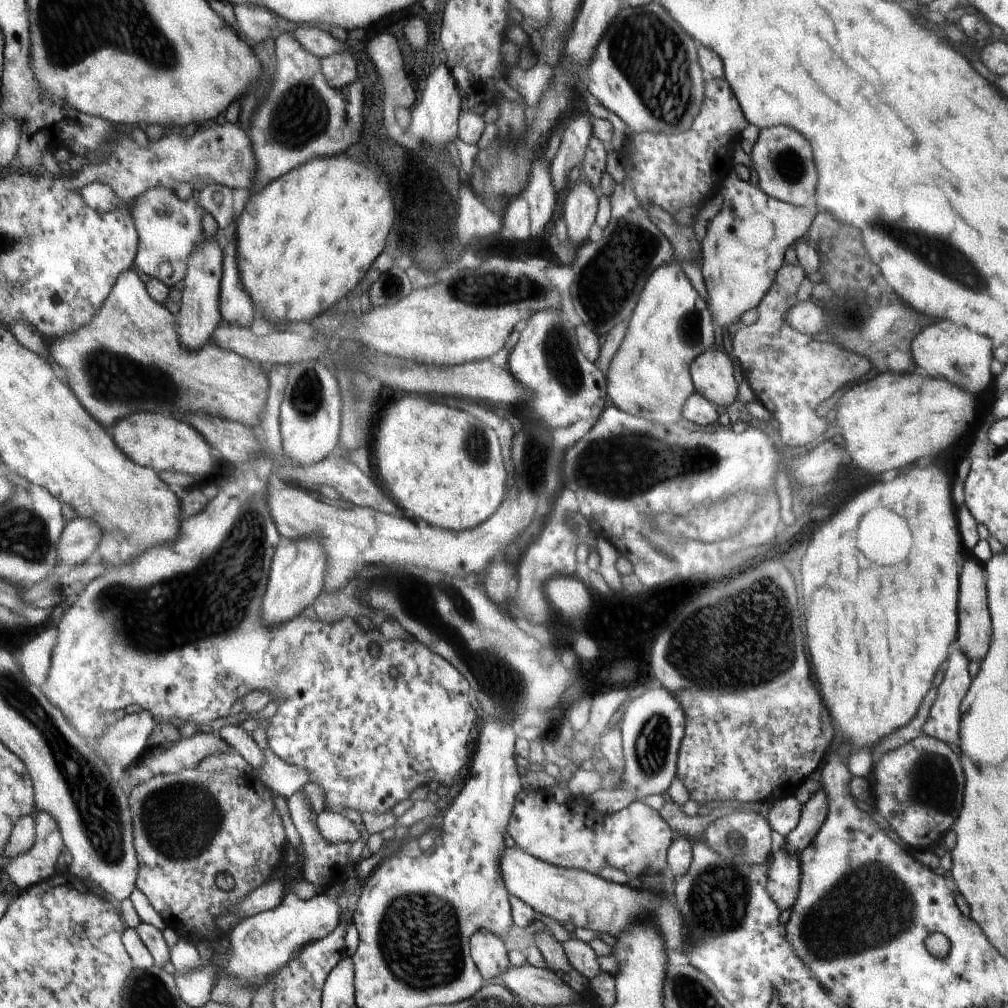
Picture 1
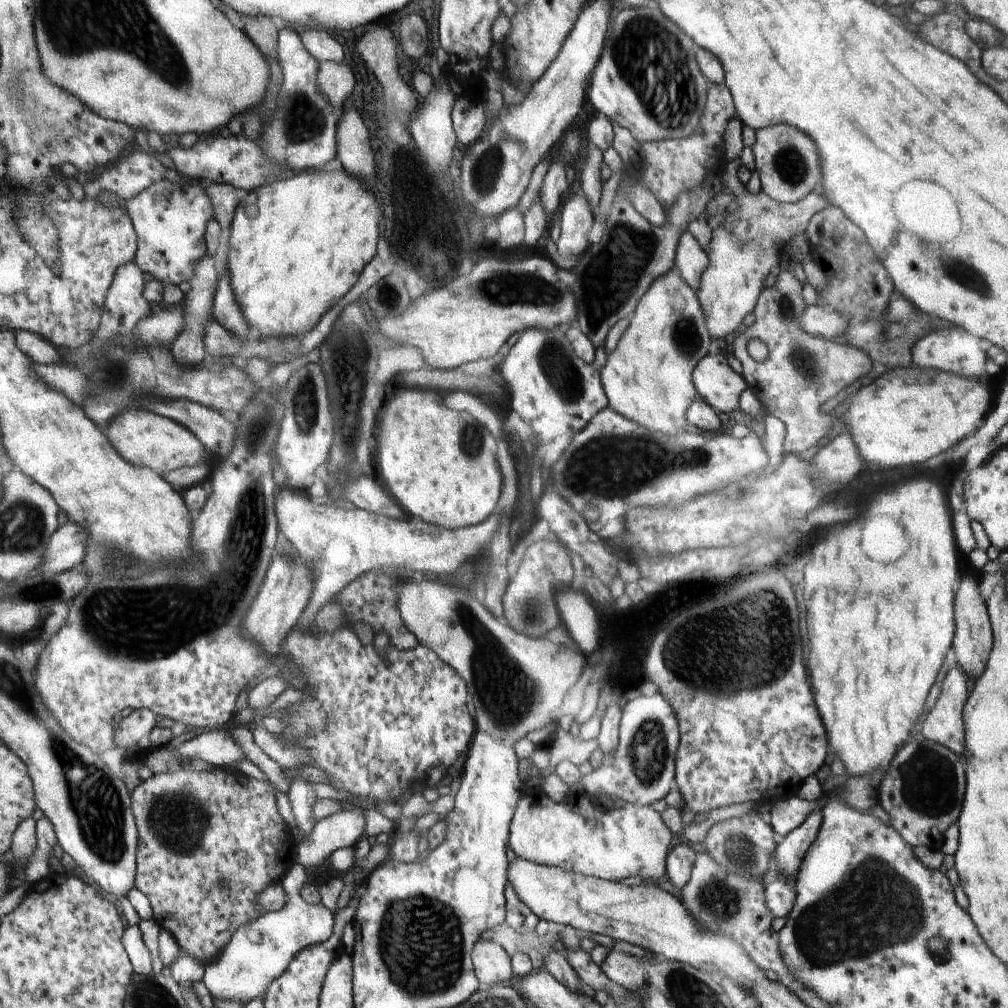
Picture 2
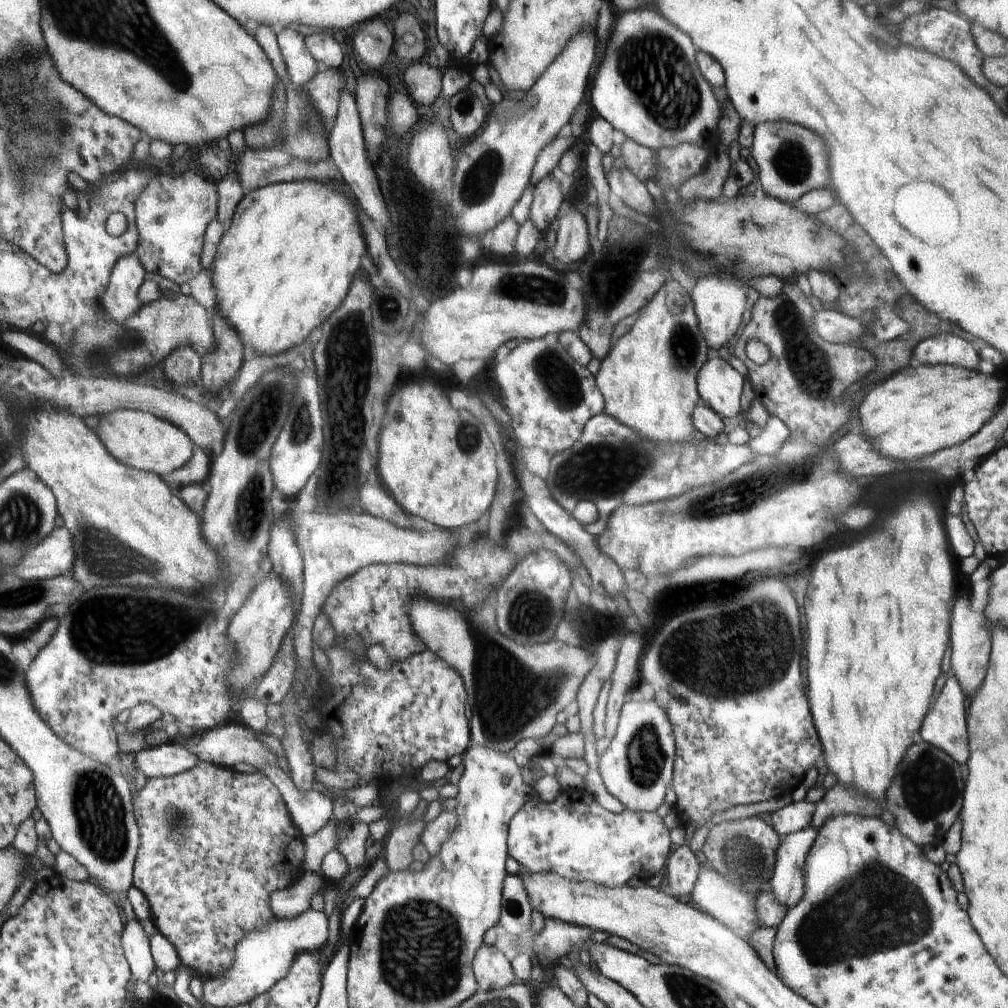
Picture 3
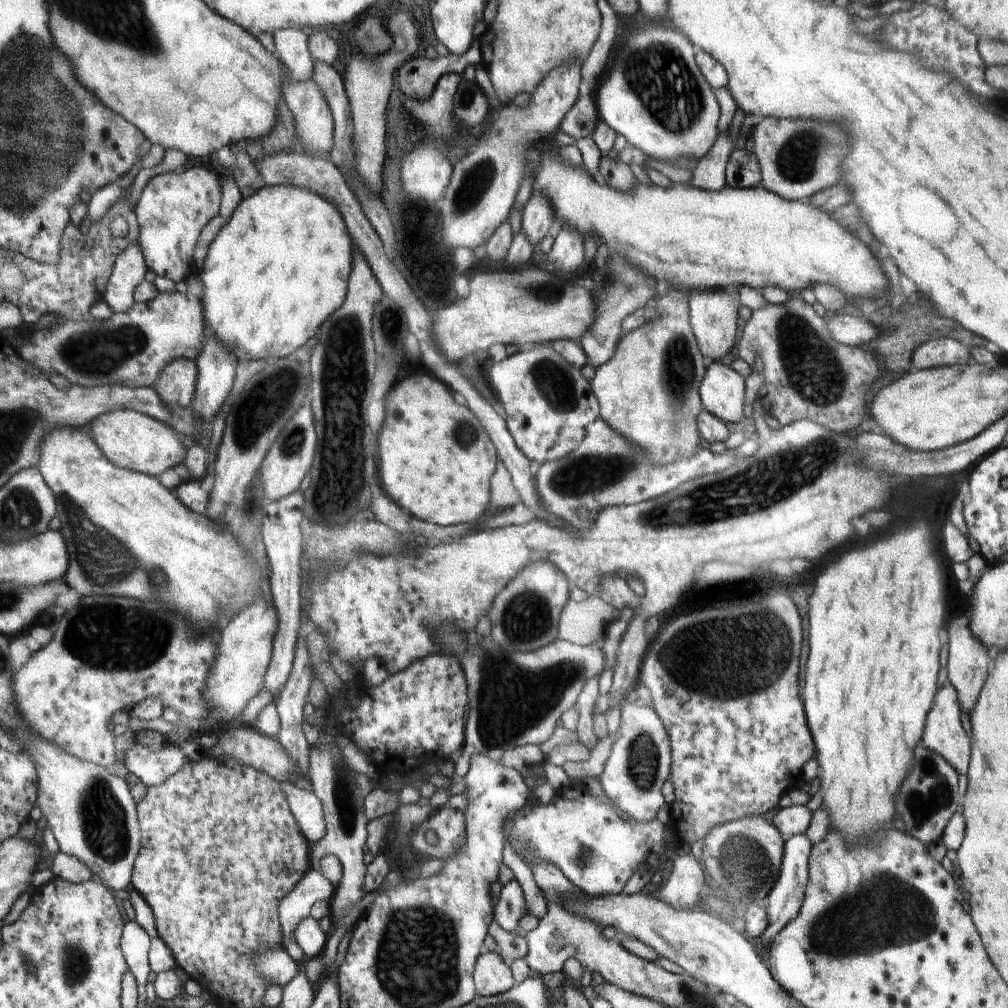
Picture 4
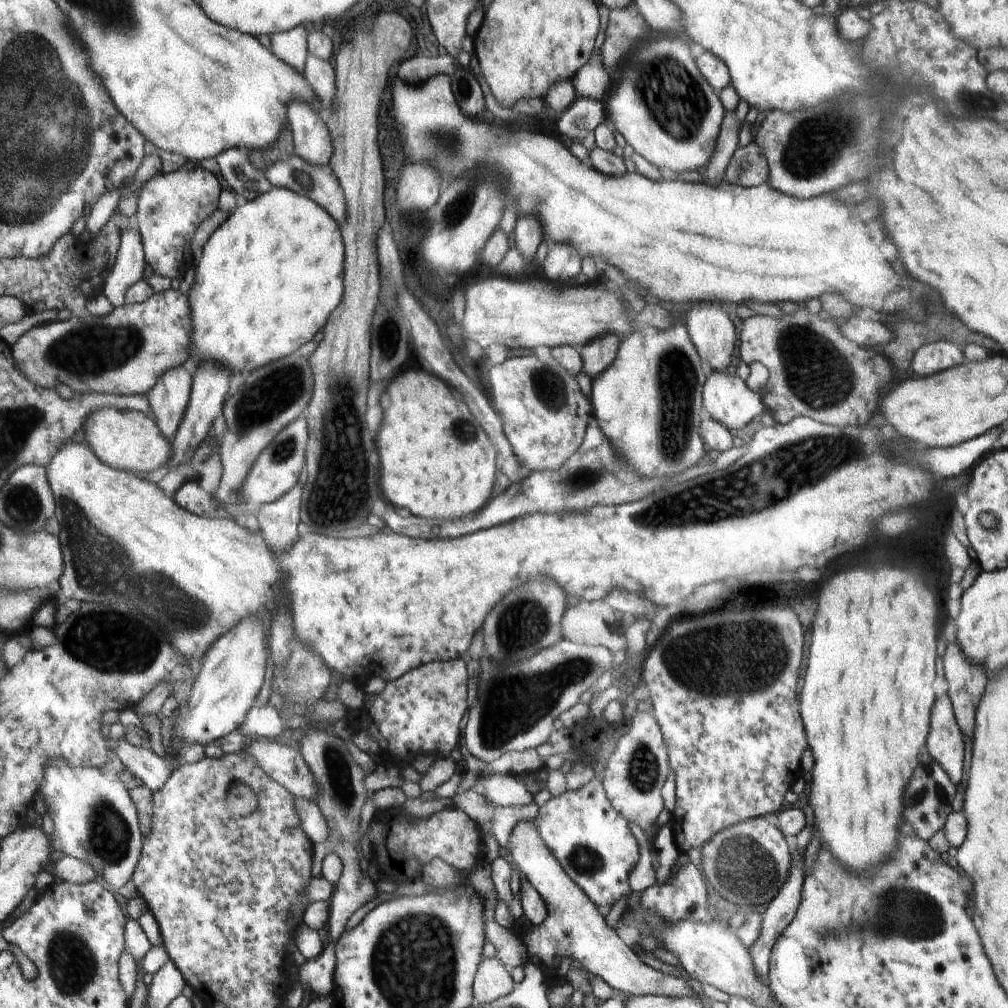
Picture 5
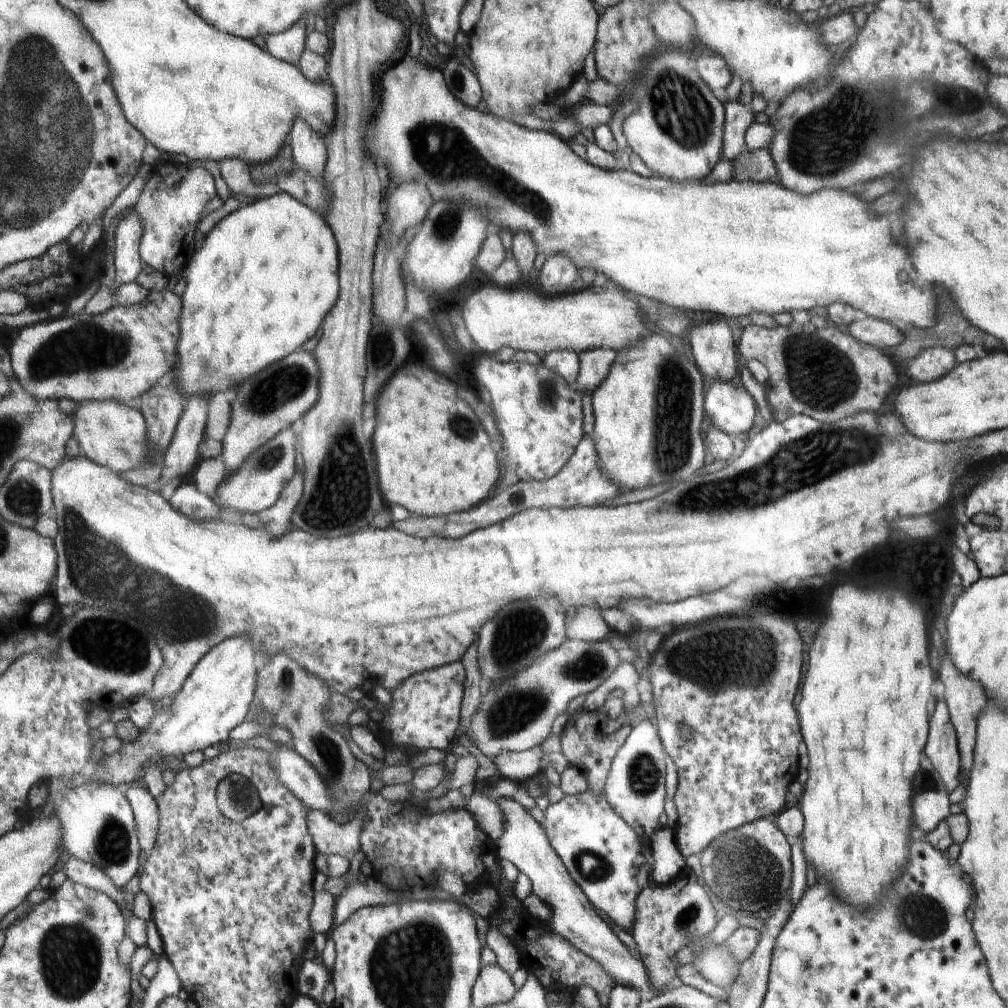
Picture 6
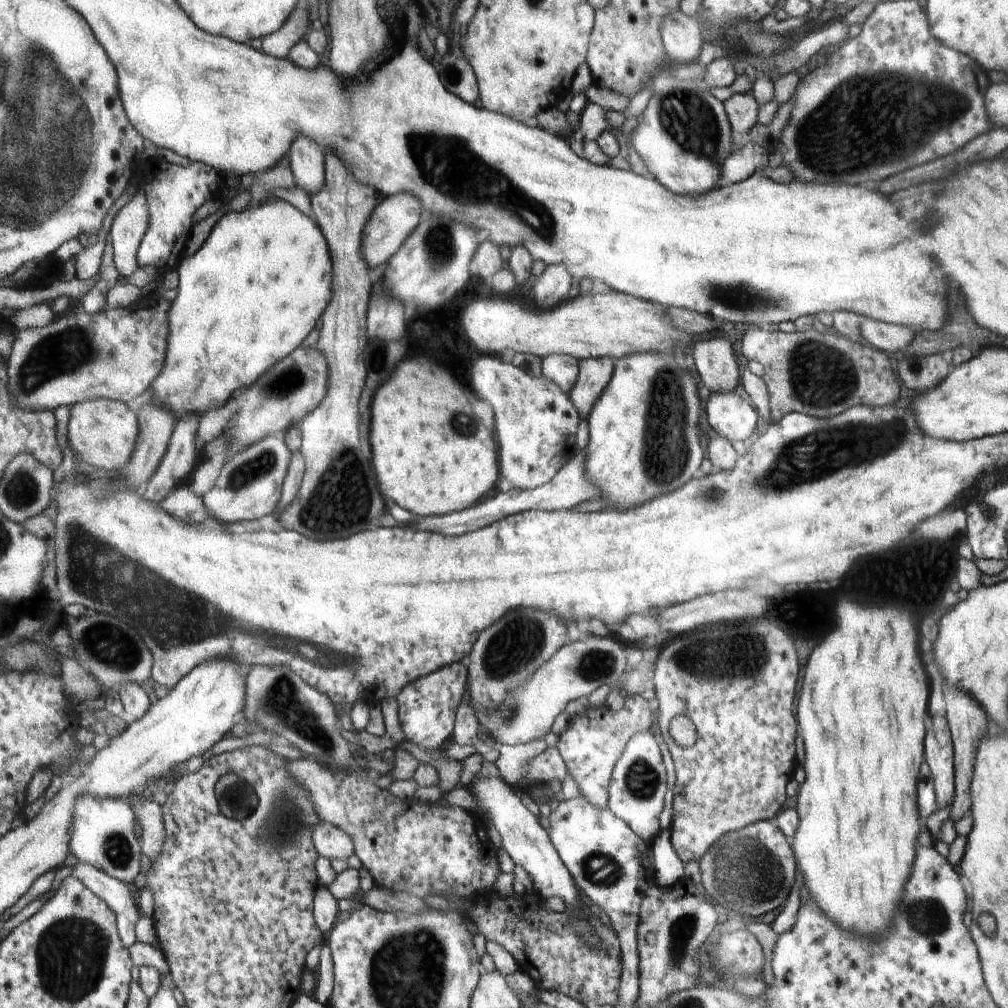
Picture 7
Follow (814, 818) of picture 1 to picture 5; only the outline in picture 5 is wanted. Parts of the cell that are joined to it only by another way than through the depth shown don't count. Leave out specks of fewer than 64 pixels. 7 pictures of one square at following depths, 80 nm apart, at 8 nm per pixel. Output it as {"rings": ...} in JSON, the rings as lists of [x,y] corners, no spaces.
{"rings":[[[788,837],[788,844],[791,845],[791,851],[793,854],[793,869],[792,872],[789,872],[789,877],[786,883],[783,884],[783,887],[780,889],[778,895],[775,896],[769,902],[768,909],[761,916],[762,918],[762,928],[759,934],[759,939],[751,946],[750,956],[752,956],[752,962],[758,974],[763,978],[764,983],[768,983],[767,979],[769,971],[769,960],[770,955],[776,940],[784,932],[784,929],[792,922],[796,911],[798,910],[800,901],[801,901],[801,890],[803,887],[803,882],[805,878],[804,874],[804,853],[798,854],[795,848],[796,838]]]}

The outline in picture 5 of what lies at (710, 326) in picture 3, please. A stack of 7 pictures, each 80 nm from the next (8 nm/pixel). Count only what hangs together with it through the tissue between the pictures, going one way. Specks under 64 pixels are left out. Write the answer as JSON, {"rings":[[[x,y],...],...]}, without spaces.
{"rings":[[[693,303],[687,315],[687,330],[700,357],[717,373],[726,373],[734,352],[734,324],[724,305]]]}

